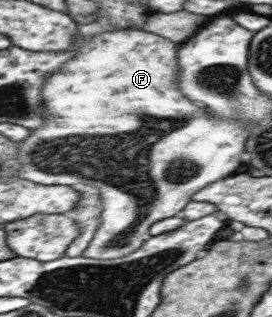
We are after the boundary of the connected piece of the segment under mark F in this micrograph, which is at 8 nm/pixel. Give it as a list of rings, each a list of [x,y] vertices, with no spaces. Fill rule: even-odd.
[[[141,29],[113,30],[109,33],[96,35],[80,54],[69,58],[61,66],[61,69],[56,71],[48,82],[45,82],[44,89],[41,90],[41,96],[43,96],[41,108],[44,110],[44,122],[42,126],[35,128],[33,131],[30,130],[28,136],[19,142],[19,153],[17,153],[16,159],[20,165],[18,177],[41,185],[72,187],[81,185],[82,187],[96,188],[99,191],[101,199],[101,206],[99,207],[100,225],[96,227],[92,241],[89,242],[87,249],[81,256],[93,259],[115,259],[139,250],[141,245],[151,237],[149,229],[153,223],[173,217],[191,201],[193,194],[199,193],[205,186],[209,186],[220,179],[231,177],[235,173],[235,169],[239,165],[239,157],[242,157],[245,152],[244,144],[256,123],[220,120],[210,116],[205,108],[182,95],[182,91],[177,87],[177,78],[179,78],[177,67],[177,45],[175,43]]]

